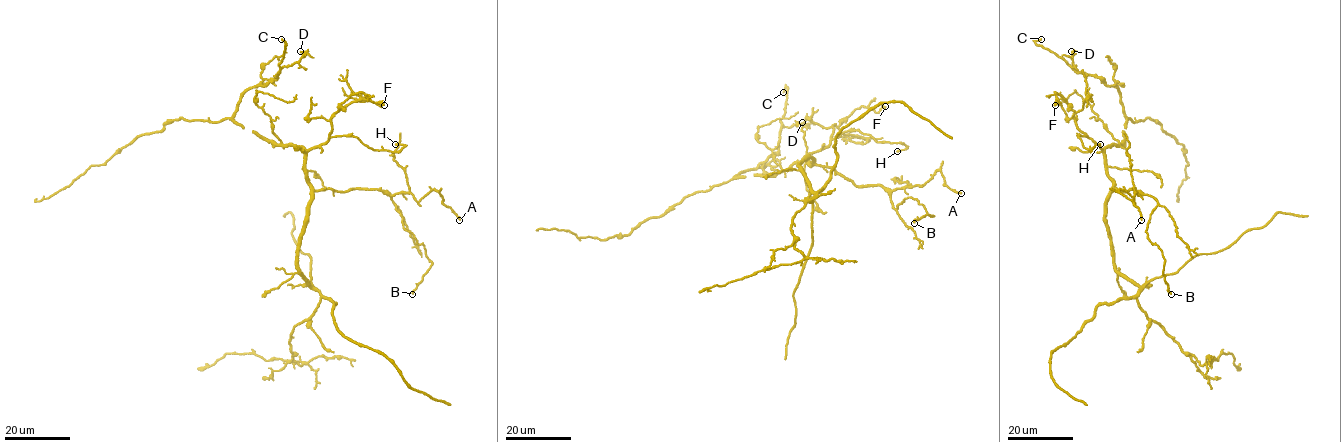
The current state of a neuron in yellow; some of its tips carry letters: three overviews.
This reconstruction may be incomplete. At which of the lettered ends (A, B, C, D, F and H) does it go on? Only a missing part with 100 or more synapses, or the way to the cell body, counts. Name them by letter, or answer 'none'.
none

